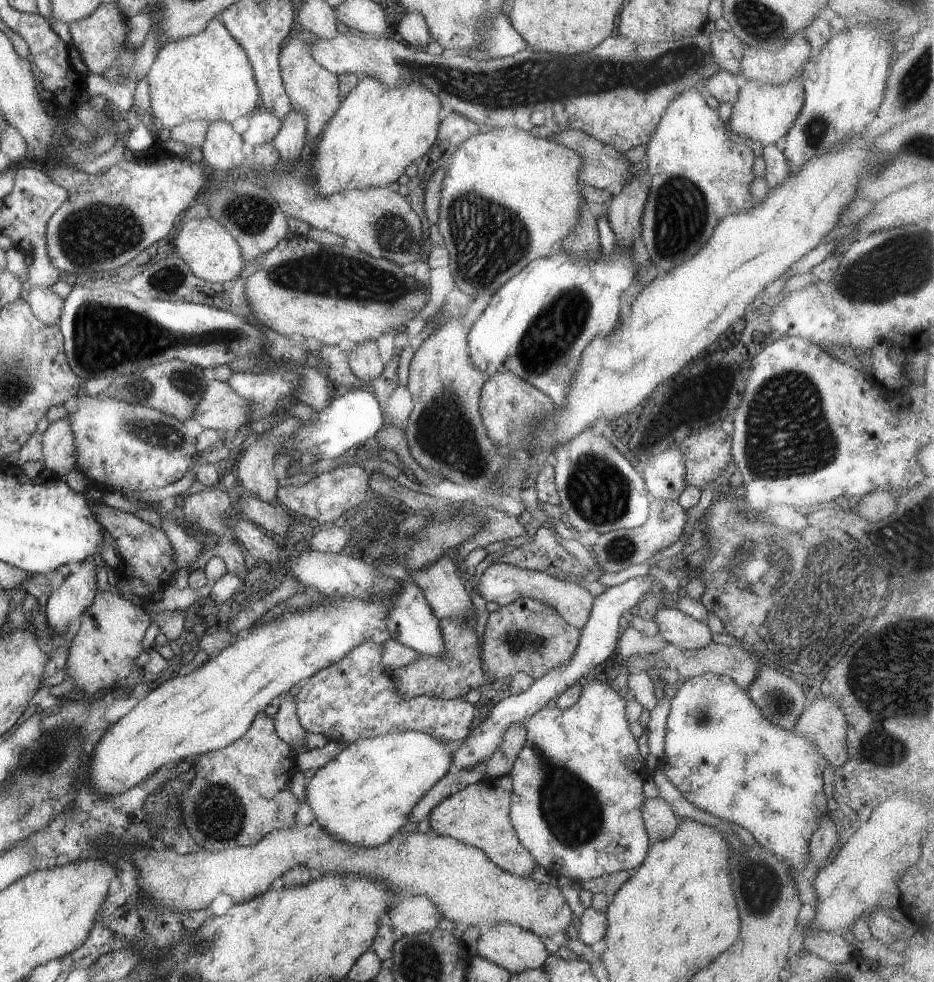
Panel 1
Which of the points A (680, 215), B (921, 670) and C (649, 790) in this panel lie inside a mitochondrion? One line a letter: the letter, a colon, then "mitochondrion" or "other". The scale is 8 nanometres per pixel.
A: mitochondrion
B: mitochondrion
C: other

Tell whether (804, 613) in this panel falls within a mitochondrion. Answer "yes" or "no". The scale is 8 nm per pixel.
yes

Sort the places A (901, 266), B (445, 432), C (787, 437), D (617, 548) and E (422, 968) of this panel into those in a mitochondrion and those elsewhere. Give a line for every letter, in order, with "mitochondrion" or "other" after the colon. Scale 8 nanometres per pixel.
A: mitochondrion
B: mitochondrion
C: mitochondrion
D: mitochondrion
E: mitochondrion

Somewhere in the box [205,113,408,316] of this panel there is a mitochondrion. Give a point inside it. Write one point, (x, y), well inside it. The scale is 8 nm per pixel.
(251, 214)

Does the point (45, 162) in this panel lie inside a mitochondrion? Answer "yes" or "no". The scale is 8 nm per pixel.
no

